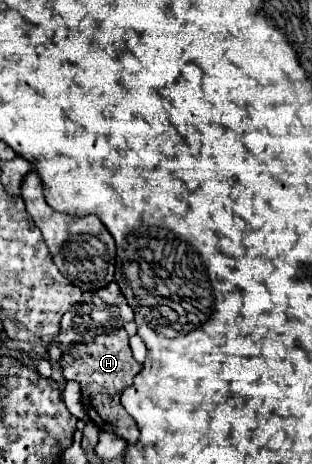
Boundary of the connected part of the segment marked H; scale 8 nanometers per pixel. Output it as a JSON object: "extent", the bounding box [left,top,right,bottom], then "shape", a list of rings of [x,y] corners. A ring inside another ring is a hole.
{"extent":[59,328,141,444],"shape":[[[121,328],[117,334],[99,334],[89,344],[77,344],[77,348],[71,348],[61,356],[59,364],[63,366],[65,380],[79,382],[83,406],[93,424],[105,432],[121,436],[127,444],[135,444],[139,438],[137,424],[119,402],[121,392],[133,384],[135,374],[141,370],[141,364],[131,356],[127,332]]]}

